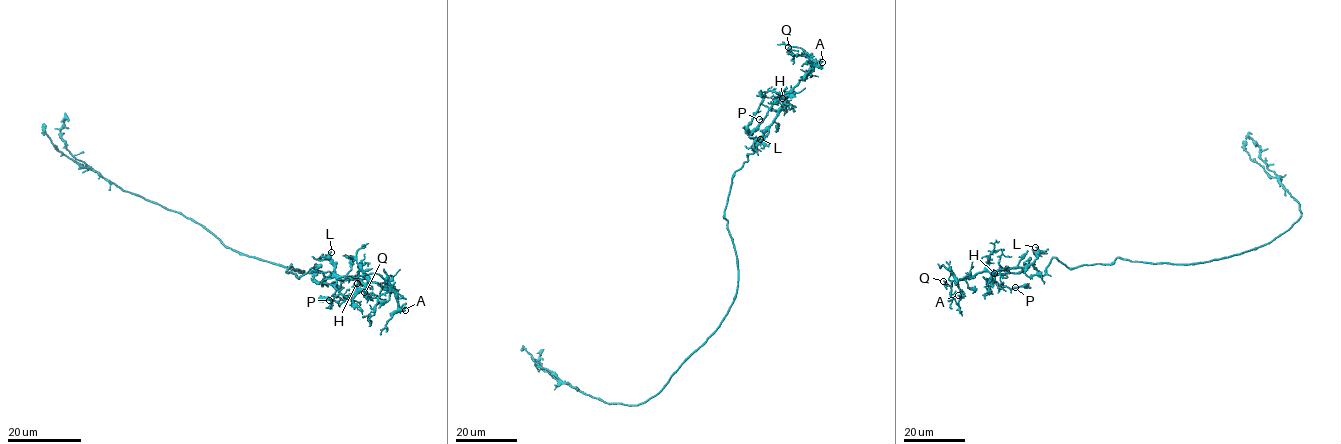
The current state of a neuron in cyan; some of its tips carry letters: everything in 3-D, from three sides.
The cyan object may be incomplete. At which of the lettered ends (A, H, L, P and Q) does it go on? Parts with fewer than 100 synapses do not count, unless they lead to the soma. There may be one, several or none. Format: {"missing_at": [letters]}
{"missing_at": ["A"]}

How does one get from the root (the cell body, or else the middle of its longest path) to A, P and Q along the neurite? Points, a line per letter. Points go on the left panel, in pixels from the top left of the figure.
A: (302, 272), (287, 269), (299, 277), (315, 265), (322, 286), (332, 273), (377, 282), (405, 310)
P: (302, 272), (287, 269), (299, 277), (315, 265), (322, 286), (332, 273), (364, 286), (345, 300), (329, 300)
Q: (302, 272), (287, 269), (299, 277), (315, 265), (322, 286), (334, 273), (393, 291), (377, 298), (364, 292)

